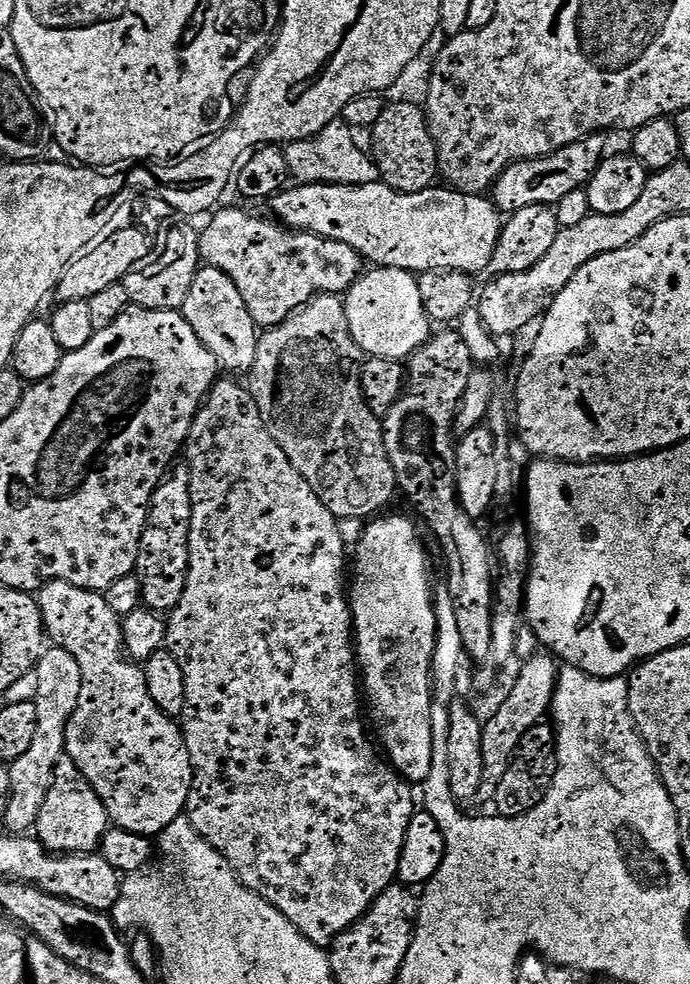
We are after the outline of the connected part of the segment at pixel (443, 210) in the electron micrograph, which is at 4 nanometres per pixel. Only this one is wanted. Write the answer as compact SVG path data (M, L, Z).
M387 182L373 184L309 183L301 188L289 187L271 201L275 219L285 228L312 232L334 242L350 246L355 255L382 268L397 268L413 274L466 272L477 274L489 267L499 246L505 221L502 213L487 195L470 196L451 187L433 186L422 193L396 192Z

